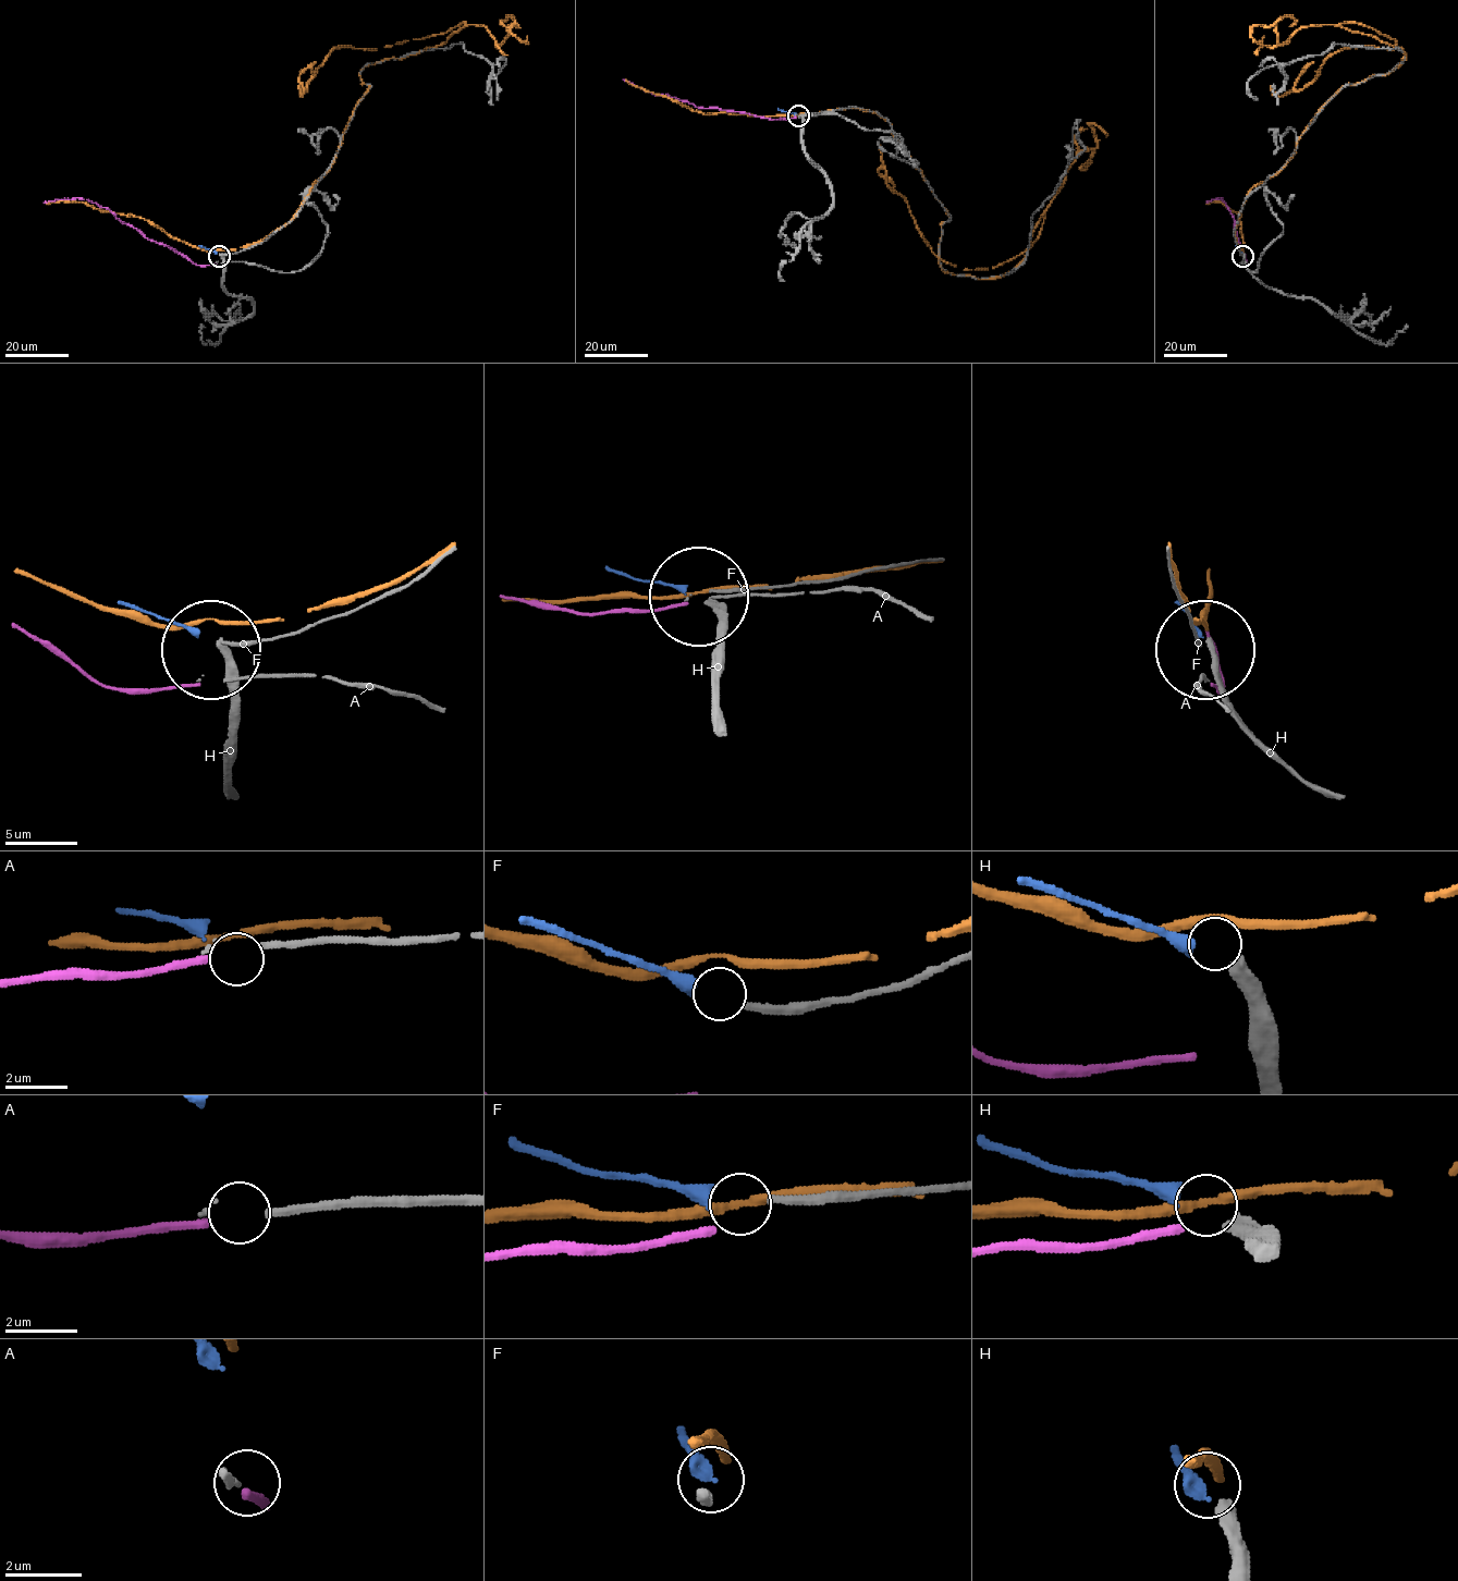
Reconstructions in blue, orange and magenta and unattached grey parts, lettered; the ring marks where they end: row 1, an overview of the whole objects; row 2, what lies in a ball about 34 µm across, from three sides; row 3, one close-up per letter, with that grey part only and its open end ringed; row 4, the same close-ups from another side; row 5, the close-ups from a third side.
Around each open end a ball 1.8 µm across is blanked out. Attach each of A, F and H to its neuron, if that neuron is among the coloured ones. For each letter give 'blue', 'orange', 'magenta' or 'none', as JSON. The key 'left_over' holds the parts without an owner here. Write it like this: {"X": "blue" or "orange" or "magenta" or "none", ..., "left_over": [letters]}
{"A": "magenta", "F": "blue", "H": "none", "left_over": ["H"]}

